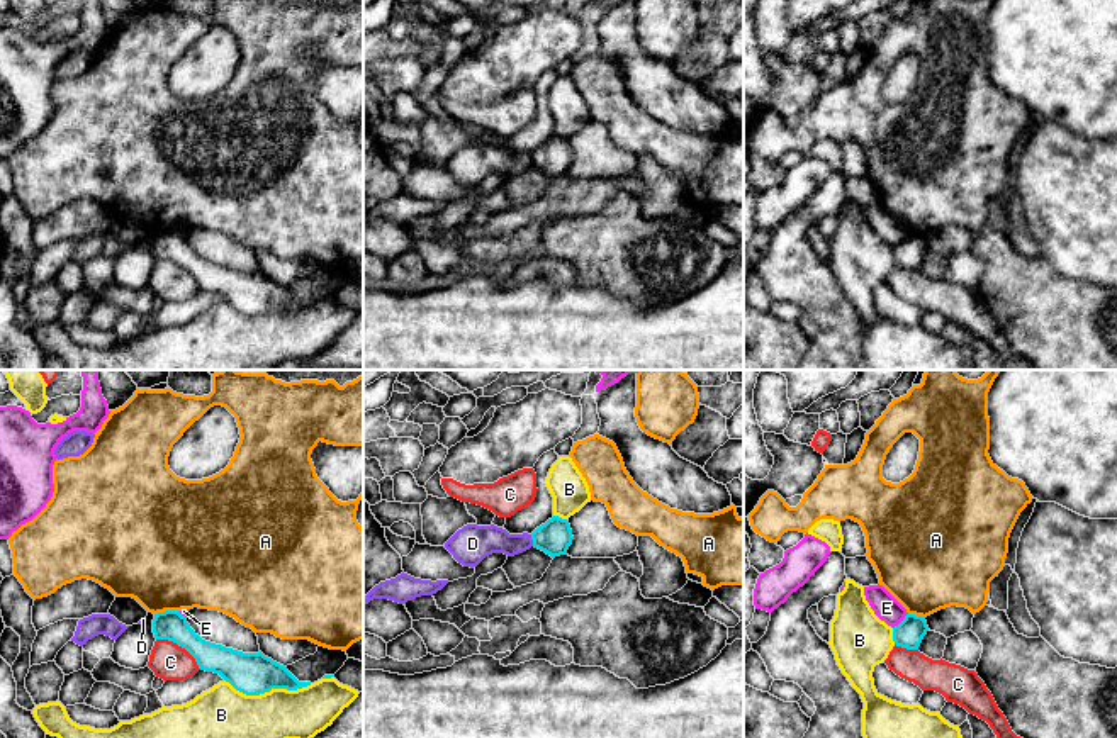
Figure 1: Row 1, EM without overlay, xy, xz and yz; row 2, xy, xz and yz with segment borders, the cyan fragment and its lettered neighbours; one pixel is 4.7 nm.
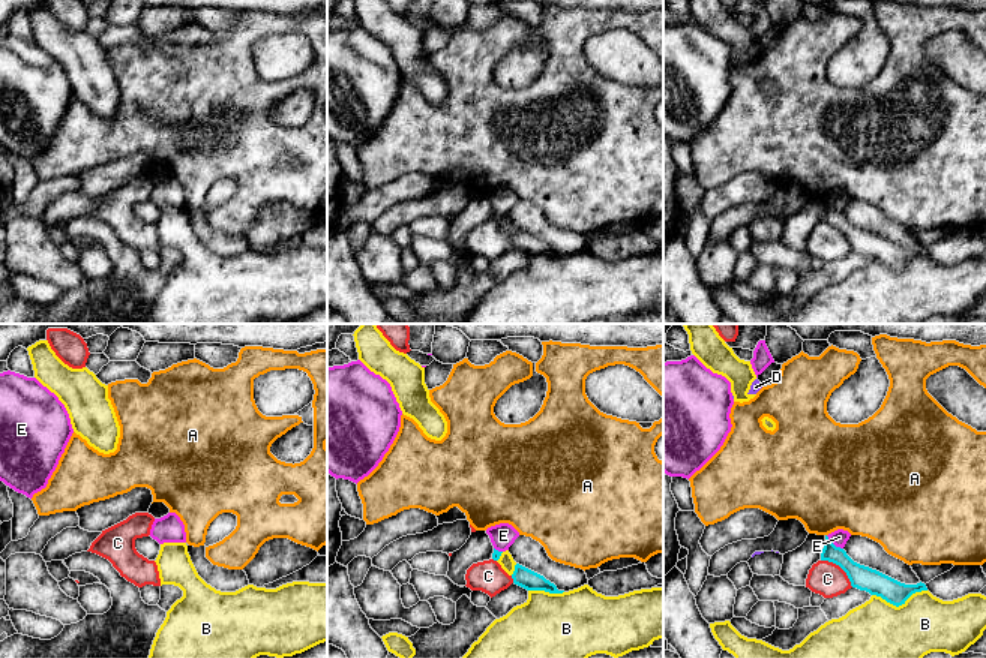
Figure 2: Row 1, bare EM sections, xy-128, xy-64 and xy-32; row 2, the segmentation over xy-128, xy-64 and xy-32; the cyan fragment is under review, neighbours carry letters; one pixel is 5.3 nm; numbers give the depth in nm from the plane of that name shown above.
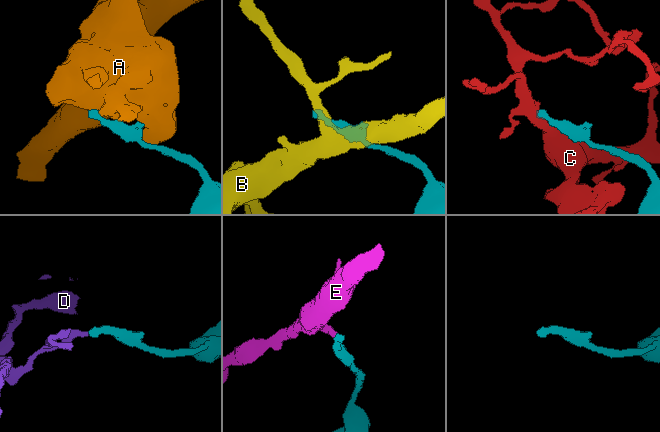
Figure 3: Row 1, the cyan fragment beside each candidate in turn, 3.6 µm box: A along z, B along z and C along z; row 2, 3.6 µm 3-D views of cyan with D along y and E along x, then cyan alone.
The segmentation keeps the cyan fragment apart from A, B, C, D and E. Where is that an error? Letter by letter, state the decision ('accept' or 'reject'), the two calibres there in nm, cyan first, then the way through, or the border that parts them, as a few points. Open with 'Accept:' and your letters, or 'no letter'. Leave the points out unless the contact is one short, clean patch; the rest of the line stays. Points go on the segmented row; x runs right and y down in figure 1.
Accept: no letter
A: reject | 140/500 nm
B: reject | 200/240 nm
C: reject | 150/180 nm
D: reject | 160/160 nm | along xz (530, 535), (533, 545)
E: reject | 140/120 nm | along yz (907, 613), (893, 628)

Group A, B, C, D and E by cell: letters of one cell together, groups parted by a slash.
A / B / C / D / E

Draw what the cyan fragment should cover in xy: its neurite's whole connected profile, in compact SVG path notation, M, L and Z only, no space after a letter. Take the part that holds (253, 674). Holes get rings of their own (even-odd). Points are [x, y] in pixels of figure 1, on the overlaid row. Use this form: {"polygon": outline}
{"polygon": "M180 611L154 614L153 633L156 640L168 640L185 648L200 670L219 674L246 696L260 696L272 689L297 690L311 685L311 682L299 682L287 667L265 657L261 651L243 653L202 640Z"}

